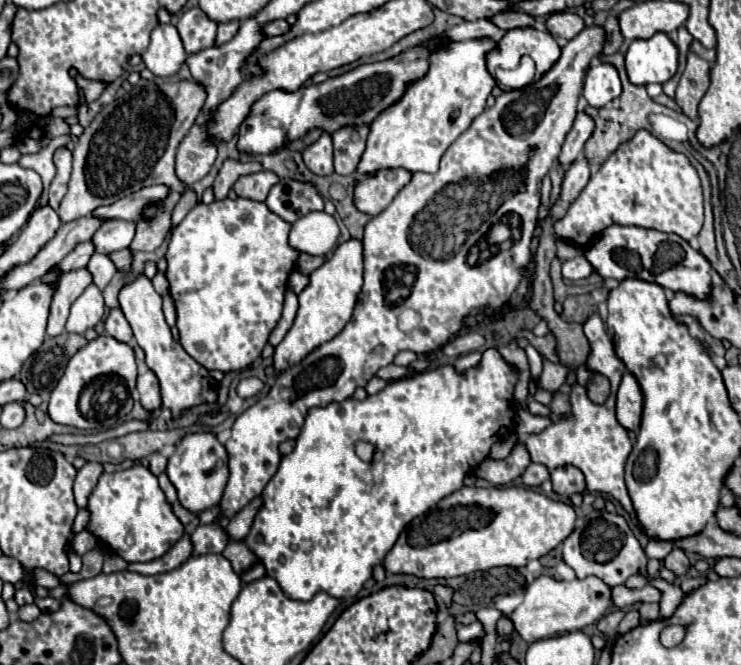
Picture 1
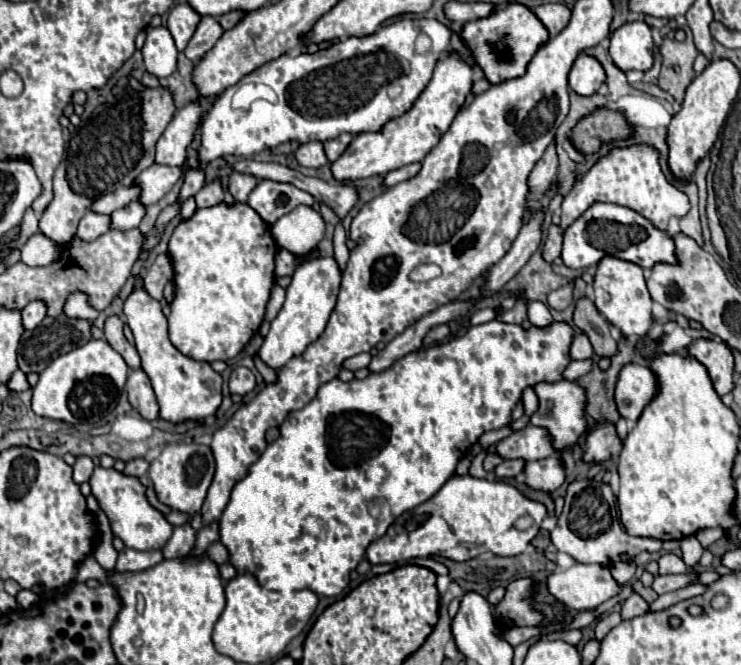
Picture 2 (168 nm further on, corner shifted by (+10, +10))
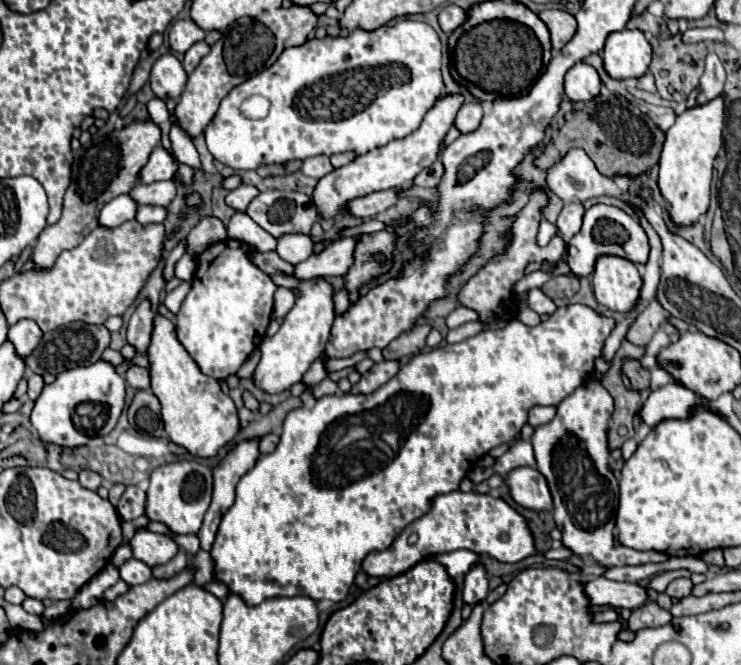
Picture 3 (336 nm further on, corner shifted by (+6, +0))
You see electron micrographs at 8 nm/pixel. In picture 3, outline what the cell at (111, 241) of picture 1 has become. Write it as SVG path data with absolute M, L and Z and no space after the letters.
M139 206L137 210L137 222L141 224L153 224L153 222L163 222L167 218L167 208L157 208L157 206Z

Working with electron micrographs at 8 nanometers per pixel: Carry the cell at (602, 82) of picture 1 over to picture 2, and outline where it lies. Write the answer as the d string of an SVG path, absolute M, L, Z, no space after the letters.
M581 52L569 72L569 86L579 96L591 96L605 82L605 70L593 56Z

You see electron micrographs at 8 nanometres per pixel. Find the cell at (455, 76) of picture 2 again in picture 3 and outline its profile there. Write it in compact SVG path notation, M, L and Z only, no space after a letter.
M463 96L439 98L437 104L425 114L421 126L415 132L411 132L409 136L405 136L401 140L391 140L387 146L375 148L367 154L361 154L353 162L349 162L347 166L341 166L341 168L329 172L329 176L323 176L313 190L313 202L315 202L321 218L331 220L331 218L343 216L343 214L347 214L349 200L367 196L371 192L389 190L389 188L397 188L401 184L407 184L423 168L431 166L437 160L441 140L447 134L447 130L453 126L455 114L461 106L463 106Z

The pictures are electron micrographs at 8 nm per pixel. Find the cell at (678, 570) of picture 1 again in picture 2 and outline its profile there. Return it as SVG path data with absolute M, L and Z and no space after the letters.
M667 552L657 562L659 562L659 574L685 574L687 572L687 564L677 554Z

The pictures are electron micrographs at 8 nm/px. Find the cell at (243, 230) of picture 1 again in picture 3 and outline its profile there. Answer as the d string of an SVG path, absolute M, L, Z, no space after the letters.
M227 240L225 246L223 246L223 242L211 244L211 246L199 256L199 268L197 268L197 272L195 272L195 280L193 280L191 292L185 296L185 300L183 300L183 304L181 304L181 310L179 310L179 314L177 314L177 322L175 322L175 326L177 326L177 338L179 338L179 342L183 344L183 348L187 350L187 354L199 364L199 368L201 368L203 374L213 376L213 378L217 378L217 380L235 374L237 368L247 360L247 356L249 356L249 354L251 354L251 352L263 342L263 336L265 336L267 324L269 324L269 320L271 320L273 294L275 294L275 290L277 290L277 286L271 282L271 278L269 278L265 272L261 272L255 264L251 264L251 260L249 260L249 246L245 246L245 244L237 242L237 240Z

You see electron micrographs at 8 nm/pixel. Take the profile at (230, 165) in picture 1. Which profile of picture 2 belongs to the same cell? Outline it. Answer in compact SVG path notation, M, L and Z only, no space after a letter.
M215 178L213 182L205 184L205 186L195 194L195 200L197 200L197 208L213 206L213 204L223 202L223 188L221 188L221 180L219 180L219 178Z

